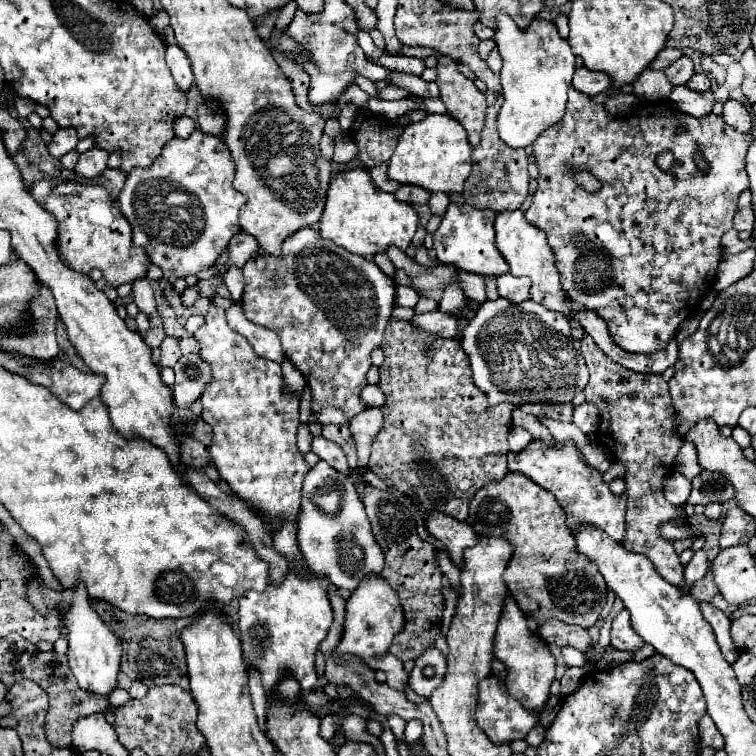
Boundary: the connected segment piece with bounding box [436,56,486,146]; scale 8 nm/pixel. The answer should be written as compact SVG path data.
M440 56L436 66L438 78L436 84L440 88L440 100L446 104L448 114L454 116L468 132L468 140L472 146L480 142L480 130L484 126L486 112L486 96L476 88L476 84L466 78L458 62L450 56Z

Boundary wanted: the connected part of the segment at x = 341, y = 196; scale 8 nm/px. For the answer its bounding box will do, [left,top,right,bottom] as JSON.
[318,168,418,258]

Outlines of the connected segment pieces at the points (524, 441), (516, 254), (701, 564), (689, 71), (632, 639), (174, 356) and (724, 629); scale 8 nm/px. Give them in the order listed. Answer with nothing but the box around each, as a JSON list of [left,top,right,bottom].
[[508,426,532,454],[494,210,572,314],[676,550,708,594],[664,56,694,86],[610,610,644,650],[160,336,182,366],[698,602,738,664]]

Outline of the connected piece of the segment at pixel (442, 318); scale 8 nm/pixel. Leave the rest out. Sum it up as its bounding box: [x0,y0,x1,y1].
[410,310,458,338]

